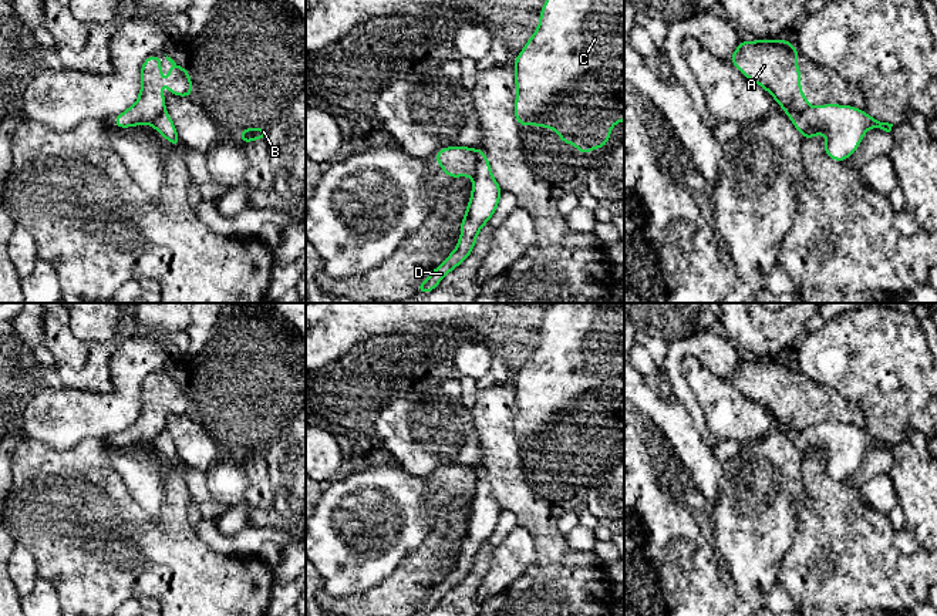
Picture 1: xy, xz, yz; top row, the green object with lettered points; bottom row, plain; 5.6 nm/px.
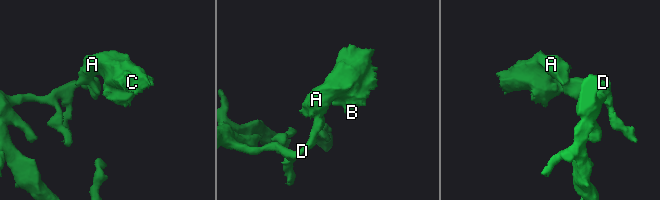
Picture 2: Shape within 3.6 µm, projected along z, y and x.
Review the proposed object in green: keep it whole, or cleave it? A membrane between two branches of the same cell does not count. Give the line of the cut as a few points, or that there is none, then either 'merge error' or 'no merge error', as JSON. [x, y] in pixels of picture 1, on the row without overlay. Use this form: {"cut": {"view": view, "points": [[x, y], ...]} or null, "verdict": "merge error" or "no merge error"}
{"cut": {"view": "xz", "points": [[478, 468], [474, 491]]}, "verdict": "merge error"}

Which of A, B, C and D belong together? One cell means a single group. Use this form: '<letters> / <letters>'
A B C / D

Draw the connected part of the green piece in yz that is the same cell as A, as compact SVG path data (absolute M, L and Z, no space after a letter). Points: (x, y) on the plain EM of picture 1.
M742 359L729 378L746 397L762 404L783 431L798 432L809 428L809 417L801 410L799 376L789 359Z

